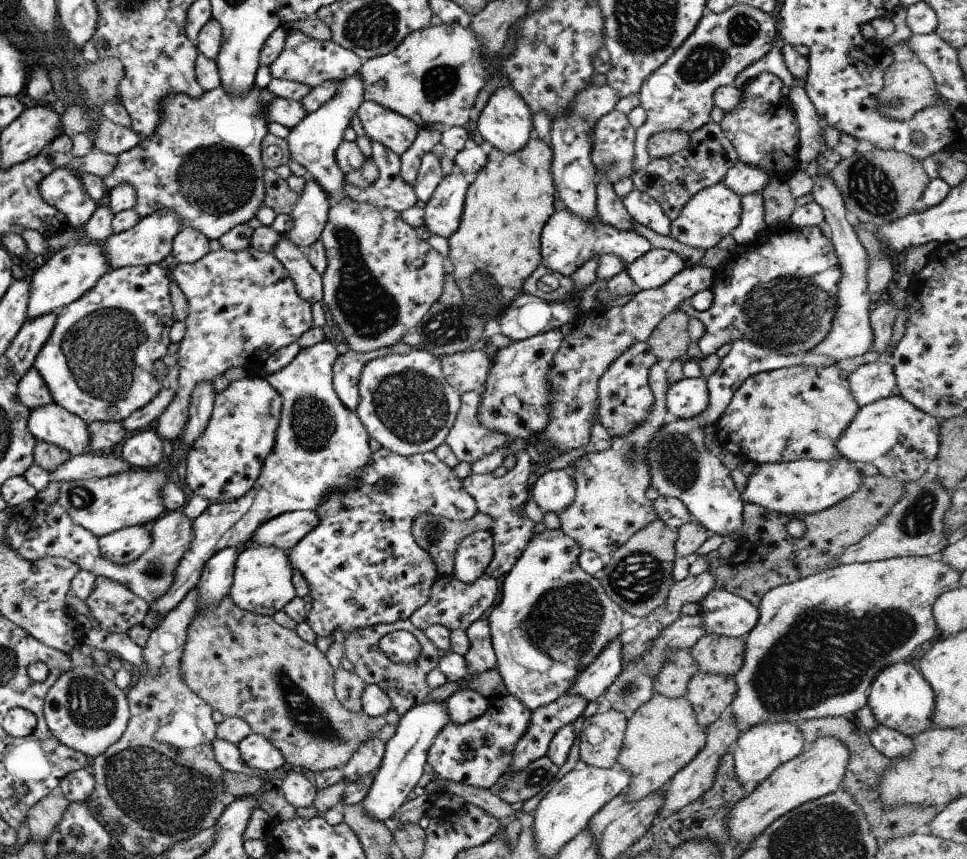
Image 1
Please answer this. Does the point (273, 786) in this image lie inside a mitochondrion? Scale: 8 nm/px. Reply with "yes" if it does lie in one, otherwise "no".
no

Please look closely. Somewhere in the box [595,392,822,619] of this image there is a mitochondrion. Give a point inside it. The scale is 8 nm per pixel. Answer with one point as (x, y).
(675, 459)

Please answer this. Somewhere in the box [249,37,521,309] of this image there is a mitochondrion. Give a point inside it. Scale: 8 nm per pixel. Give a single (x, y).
(439, 82)

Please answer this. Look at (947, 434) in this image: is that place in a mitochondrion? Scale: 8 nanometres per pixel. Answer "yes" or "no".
no

